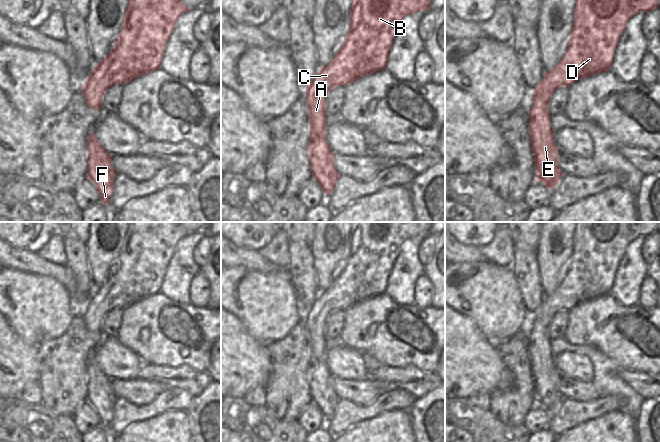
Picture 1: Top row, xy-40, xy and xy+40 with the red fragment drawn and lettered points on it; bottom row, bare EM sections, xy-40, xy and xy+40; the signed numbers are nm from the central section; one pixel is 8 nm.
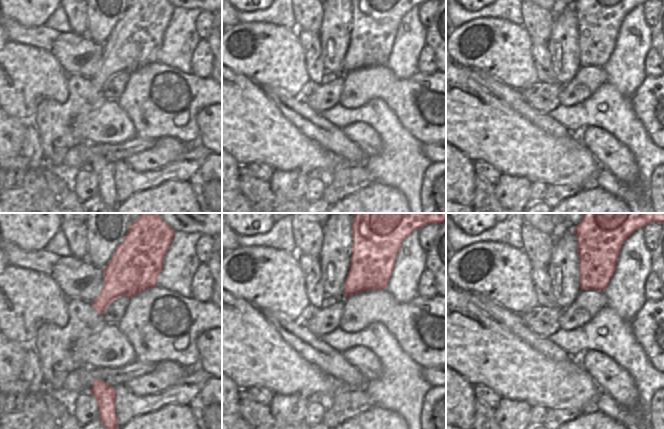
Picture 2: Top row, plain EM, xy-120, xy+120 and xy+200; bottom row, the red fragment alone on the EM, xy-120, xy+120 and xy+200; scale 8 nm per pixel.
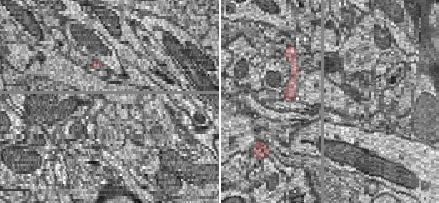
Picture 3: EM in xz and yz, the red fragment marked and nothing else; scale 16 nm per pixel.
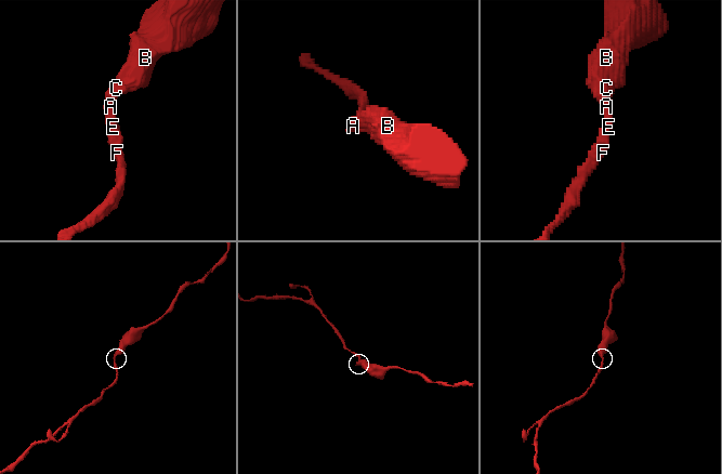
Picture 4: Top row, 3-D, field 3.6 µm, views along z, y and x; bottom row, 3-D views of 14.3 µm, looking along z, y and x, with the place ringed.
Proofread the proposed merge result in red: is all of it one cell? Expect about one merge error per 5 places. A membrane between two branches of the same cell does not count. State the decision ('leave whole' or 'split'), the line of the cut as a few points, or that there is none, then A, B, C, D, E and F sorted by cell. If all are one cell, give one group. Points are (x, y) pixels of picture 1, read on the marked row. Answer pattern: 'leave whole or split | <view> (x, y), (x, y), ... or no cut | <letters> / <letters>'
leave whole | no cut | A B C D E F

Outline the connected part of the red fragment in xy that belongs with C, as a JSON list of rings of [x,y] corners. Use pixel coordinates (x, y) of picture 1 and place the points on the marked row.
[[[352,0],[350,28],[342,46],[325,67],[319,68],[314,80],[306,86],[305,101],[310,120],[308,158],[312,179],[318,182],[326,195],[334,190],[340,176],[334,166],[334,153],[326,140],[326,96],[339,85],[345,87],[365,75],[383,70],[400,22],[411,13],[426,12],[430,9],[431,2],[432,0]]]

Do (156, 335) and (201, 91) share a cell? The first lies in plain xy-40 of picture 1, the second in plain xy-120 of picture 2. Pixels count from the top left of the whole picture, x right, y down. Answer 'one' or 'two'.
one

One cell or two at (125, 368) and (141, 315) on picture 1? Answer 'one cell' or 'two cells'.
two cells

